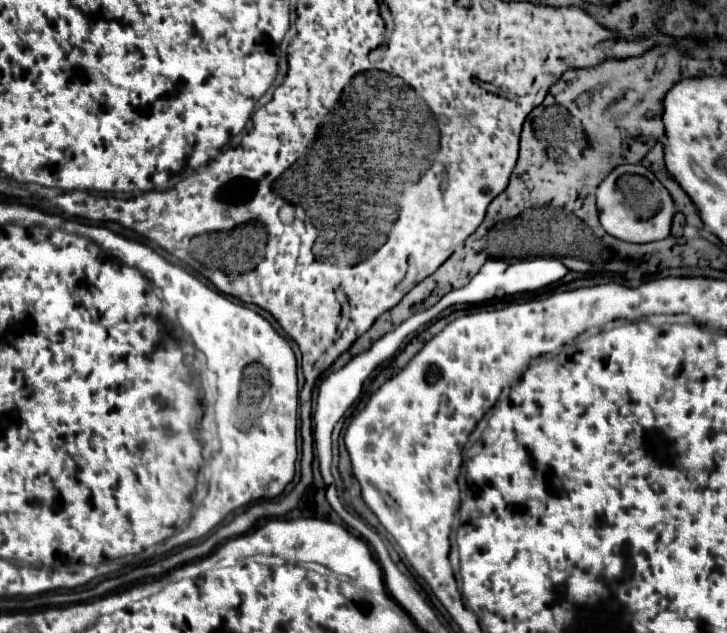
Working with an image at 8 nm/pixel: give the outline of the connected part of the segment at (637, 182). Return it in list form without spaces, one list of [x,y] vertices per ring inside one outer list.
[[[641,164],[617,166],[597,188],[597,208],[599,208],[599,222],[605,228],[605,232],[633,244],[647,244],[667,238],[675,214],[675,204],[669,192],[661,186],[655,174],[651,174]]]

